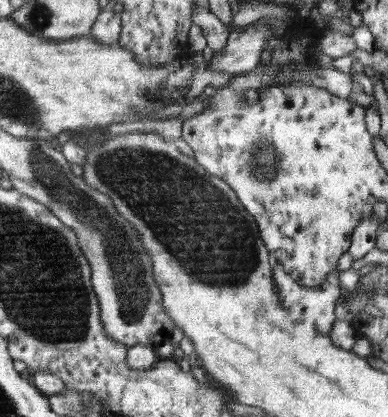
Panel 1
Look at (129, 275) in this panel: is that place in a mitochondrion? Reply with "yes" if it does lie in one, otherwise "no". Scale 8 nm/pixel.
yes

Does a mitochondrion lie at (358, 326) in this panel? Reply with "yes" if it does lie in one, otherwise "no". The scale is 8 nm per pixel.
no

